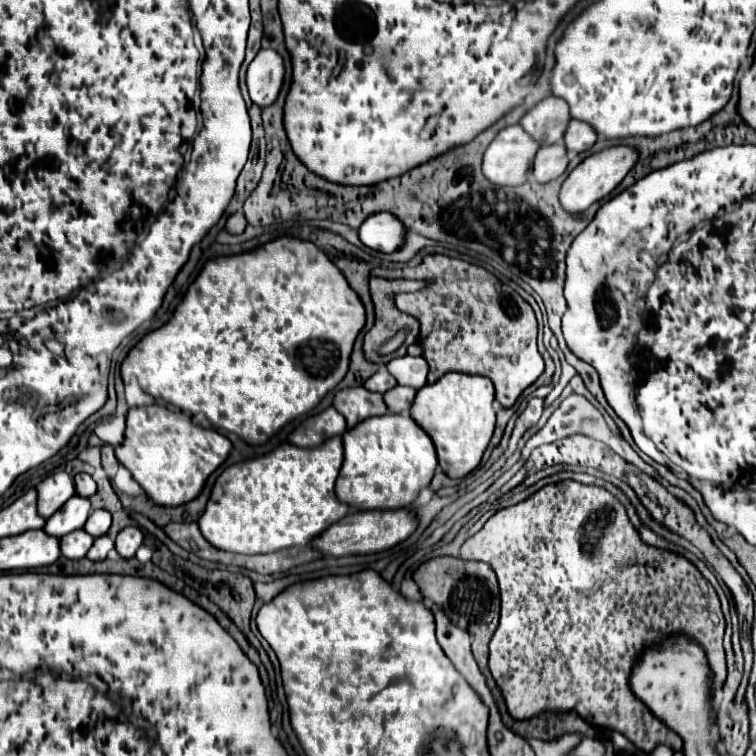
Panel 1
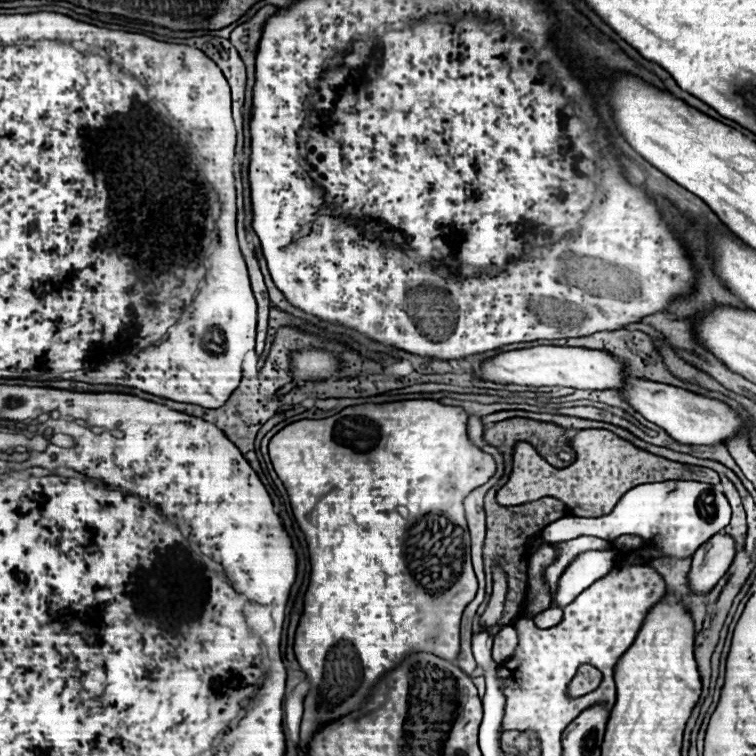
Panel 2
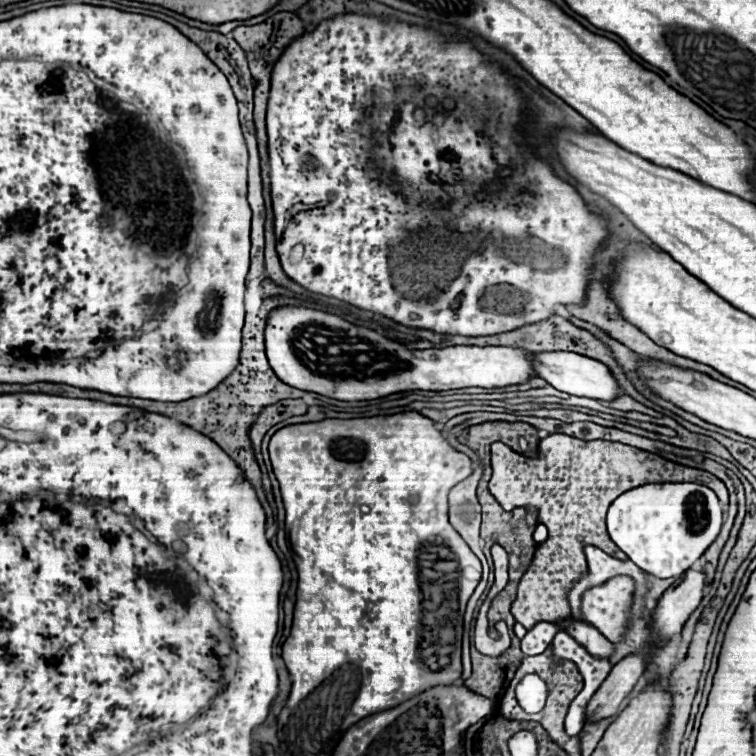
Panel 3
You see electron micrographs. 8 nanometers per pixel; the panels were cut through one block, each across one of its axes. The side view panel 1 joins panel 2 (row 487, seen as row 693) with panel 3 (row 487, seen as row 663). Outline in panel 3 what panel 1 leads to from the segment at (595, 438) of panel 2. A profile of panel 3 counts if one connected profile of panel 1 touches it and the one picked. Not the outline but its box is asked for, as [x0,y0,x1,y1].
[490,434,728,630]

